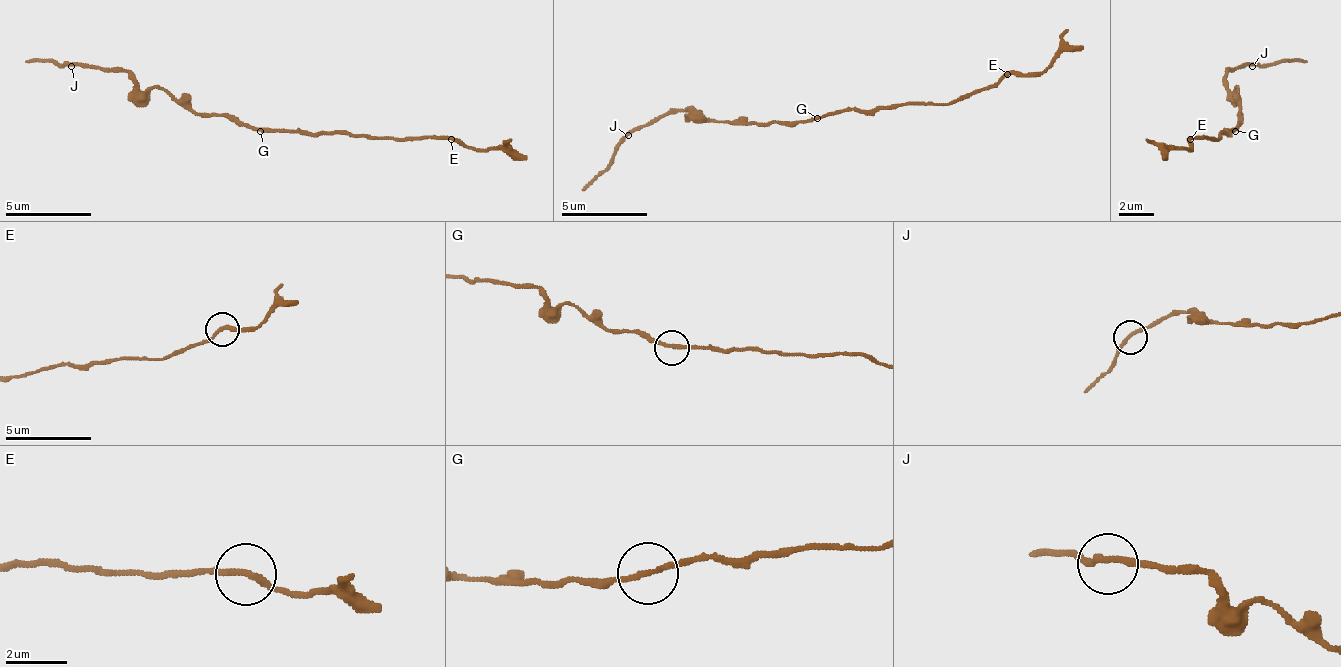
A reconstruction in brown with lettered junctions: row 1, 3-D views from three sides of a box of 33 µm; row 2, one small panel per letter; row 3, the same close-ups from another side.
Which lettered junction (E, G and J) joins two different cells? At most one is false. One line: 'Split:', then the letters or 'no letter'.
Split: E

